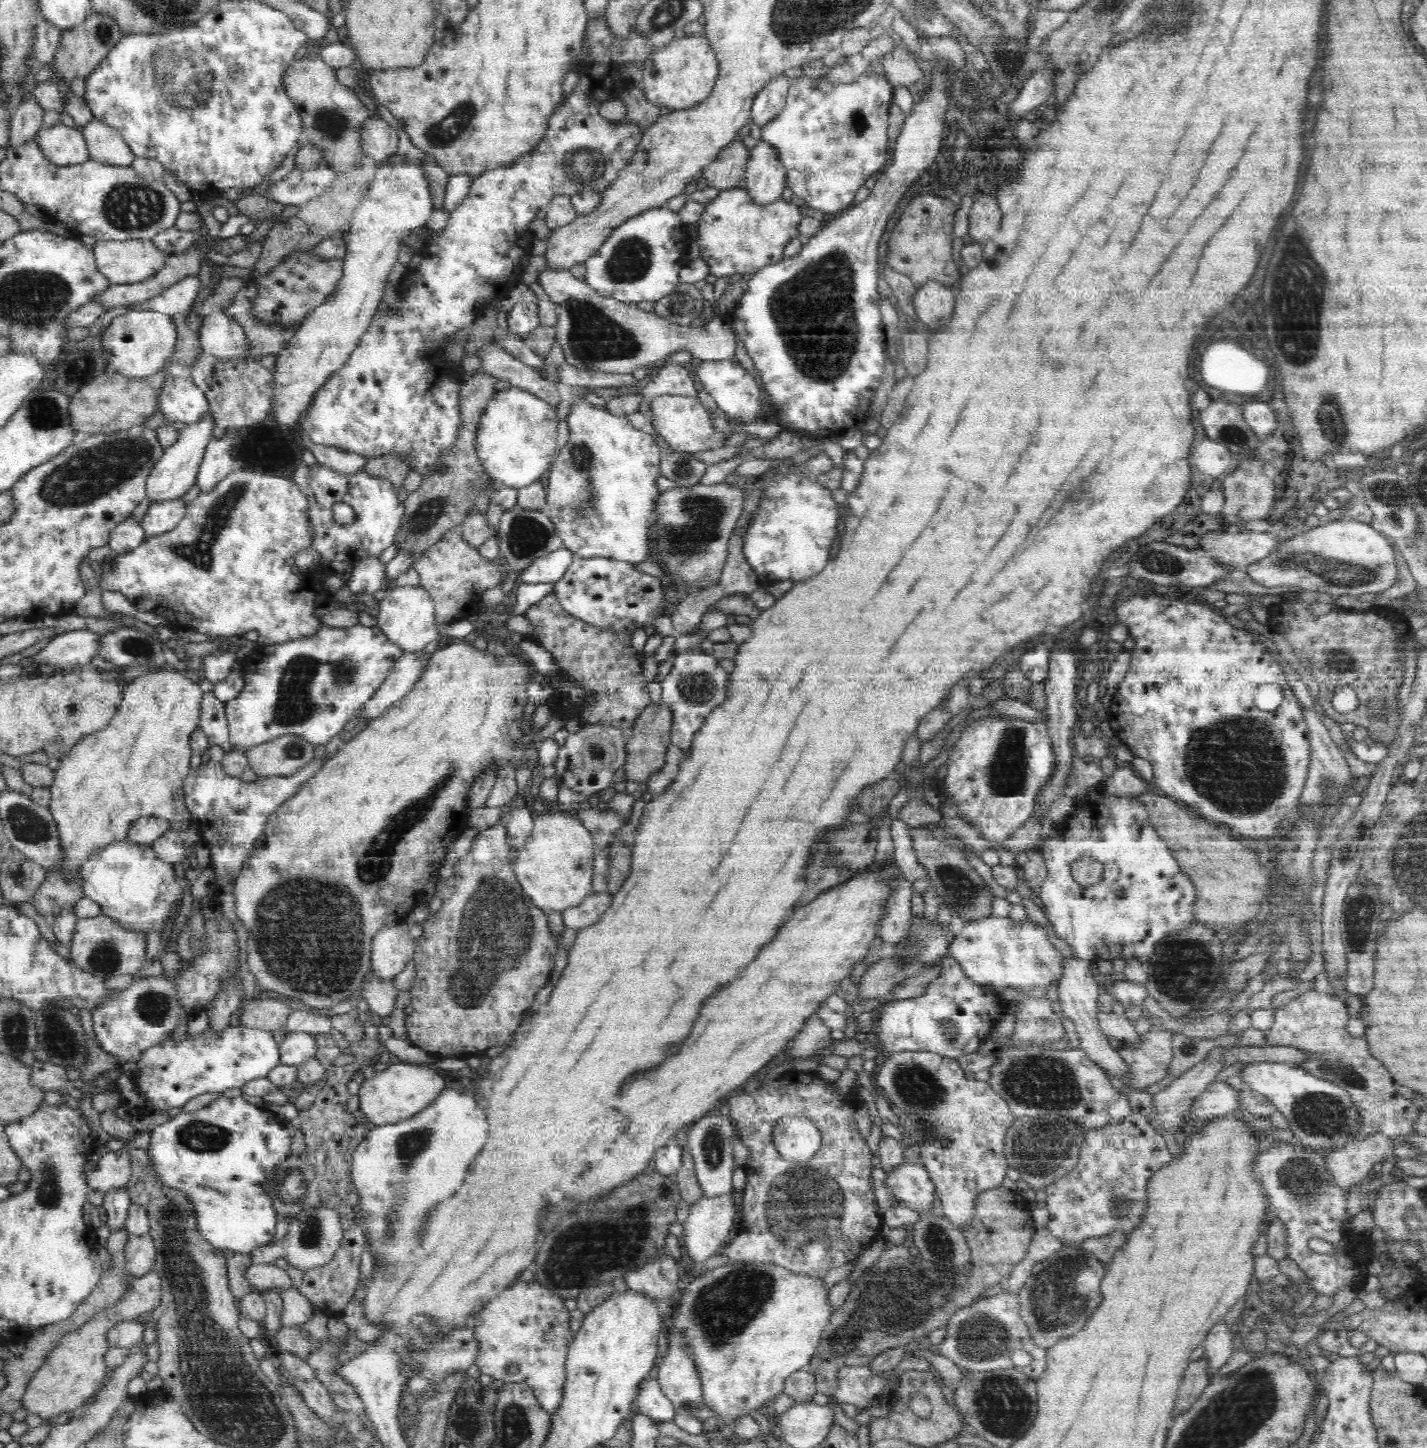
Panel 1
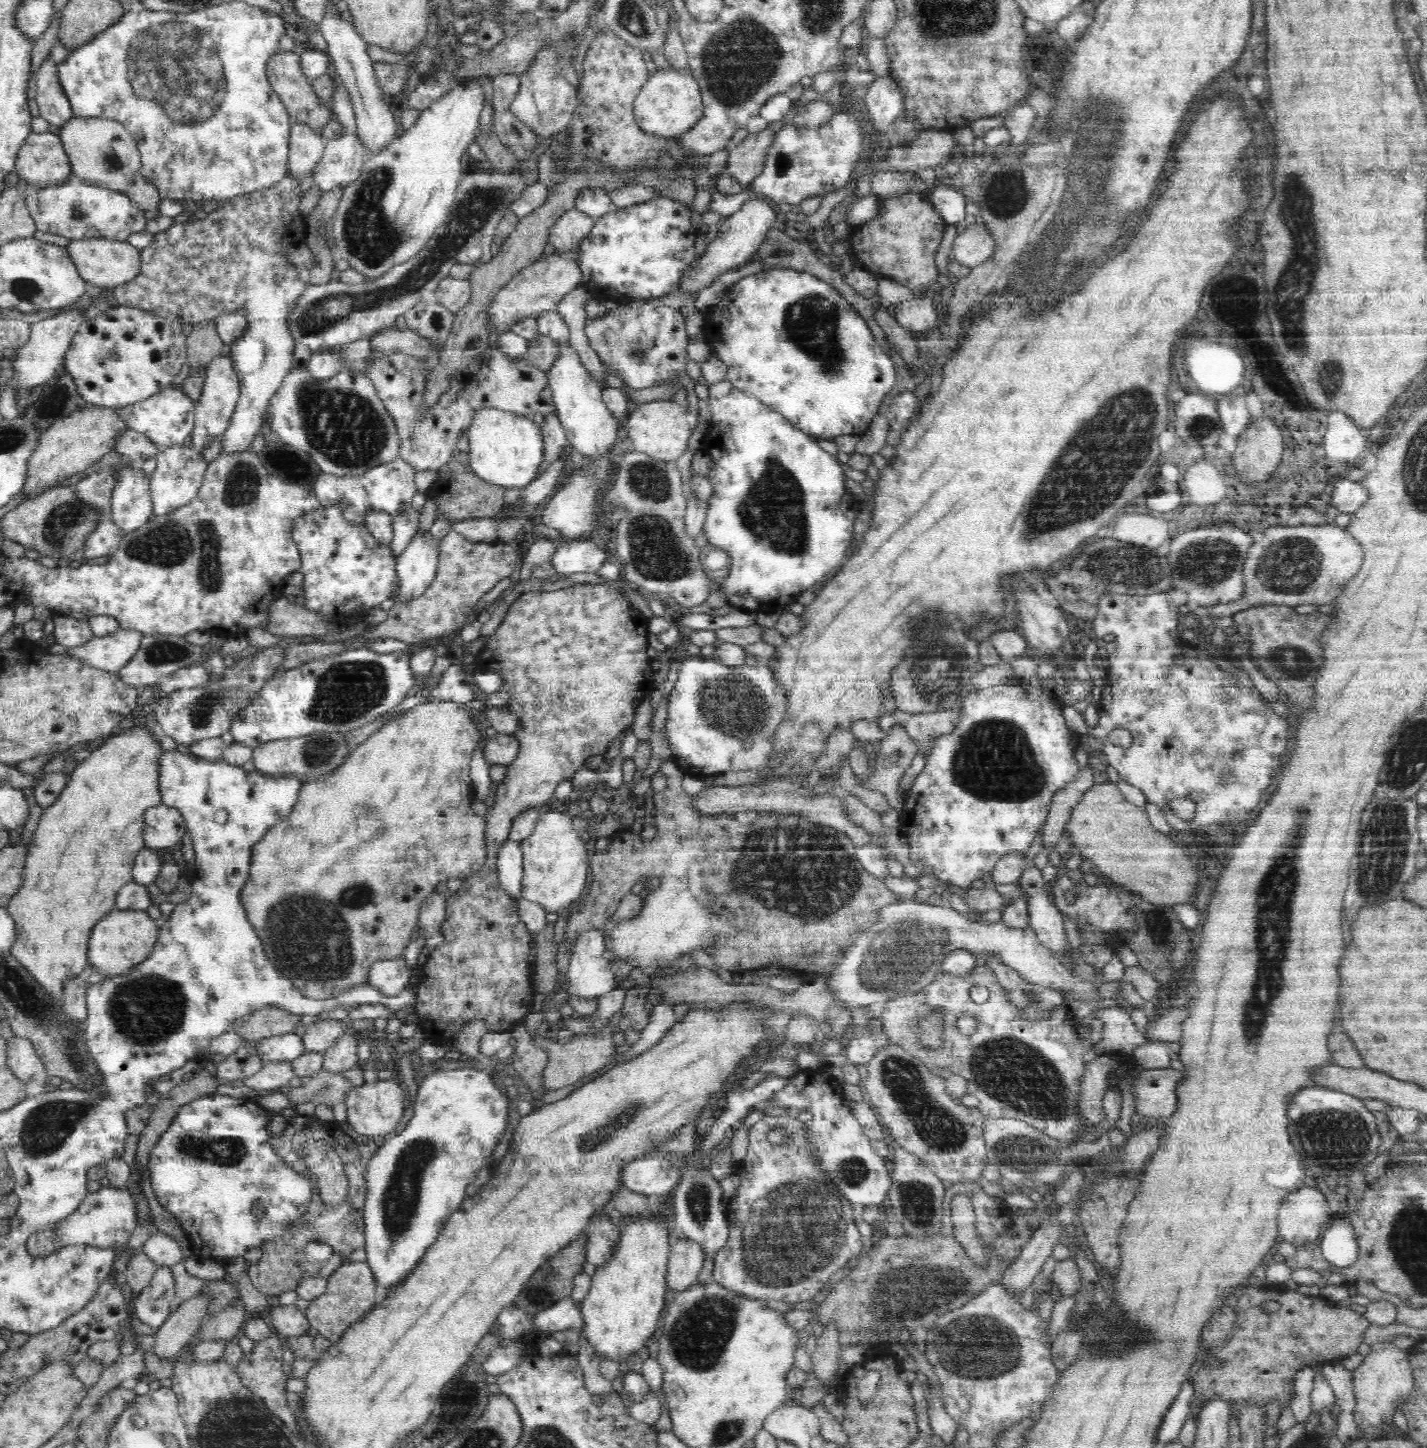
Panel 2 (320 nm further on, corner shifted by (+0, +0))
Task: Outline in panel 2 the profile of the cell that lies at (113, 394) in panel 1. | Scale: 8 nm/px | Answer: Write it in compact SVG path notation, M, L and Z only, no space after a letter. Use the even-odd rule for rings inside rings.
M93 405L87 407L57 421L40 434L38 444L27 462L27 477L22 490L27 500L36 499L48 489L54 489L77 472L84 472L104 454L114 450L115 438L127 429L126 423L118 417L118 409L104 409Z

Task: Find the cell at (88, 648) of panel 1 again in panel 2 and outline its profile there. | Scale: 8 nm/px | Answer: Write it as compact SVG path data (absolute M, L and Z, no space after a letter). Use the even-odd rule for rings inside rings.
M120 629L106 637L94 636L90 642L68 649L67 654L97 669L118 673L138 652L142 640L140 632Z

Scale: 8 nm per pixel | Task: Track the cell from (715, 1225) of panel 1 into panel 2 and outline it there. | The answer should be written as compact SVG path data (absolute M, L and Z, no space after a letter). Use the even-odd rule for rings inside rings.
M680 1235L676 1242L671 1242L666 1277L668 1290L674 1290L678 1293L697 1283L698 1274L702 1270L704 1261L705 1254L703 1246L700 1246L698 1242L694 1242L692 1239L686 1238L683 1235Z

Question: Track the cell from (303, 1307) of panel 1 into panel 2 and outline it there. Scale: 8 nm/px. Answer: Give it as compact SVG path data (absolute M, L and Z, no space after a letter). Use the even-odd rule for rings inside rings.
M296 1306L274 1307L270 1311L270 1323L283 1339L292 1336L303 1336L310 1330L310 1322L304 1312Z

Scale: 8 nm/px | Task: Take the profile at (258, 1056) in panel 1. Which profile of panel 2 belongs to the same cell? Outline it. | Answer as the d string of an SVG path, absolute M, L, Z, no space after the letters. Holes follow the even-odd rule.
M296 1033L276 1035L262 1038L256 1042L256 1052L262 1057L262 1062L291 1061L305 1053L302 1037Z

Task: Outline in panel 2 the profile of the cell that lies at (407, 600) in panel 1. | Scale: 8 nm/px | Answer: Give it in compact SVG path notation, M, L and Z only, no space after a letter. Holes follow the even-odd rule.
M430 531L416 533L408 546L397 556L398 587L394 599L418 598L432 584L438 570L440 541Z

